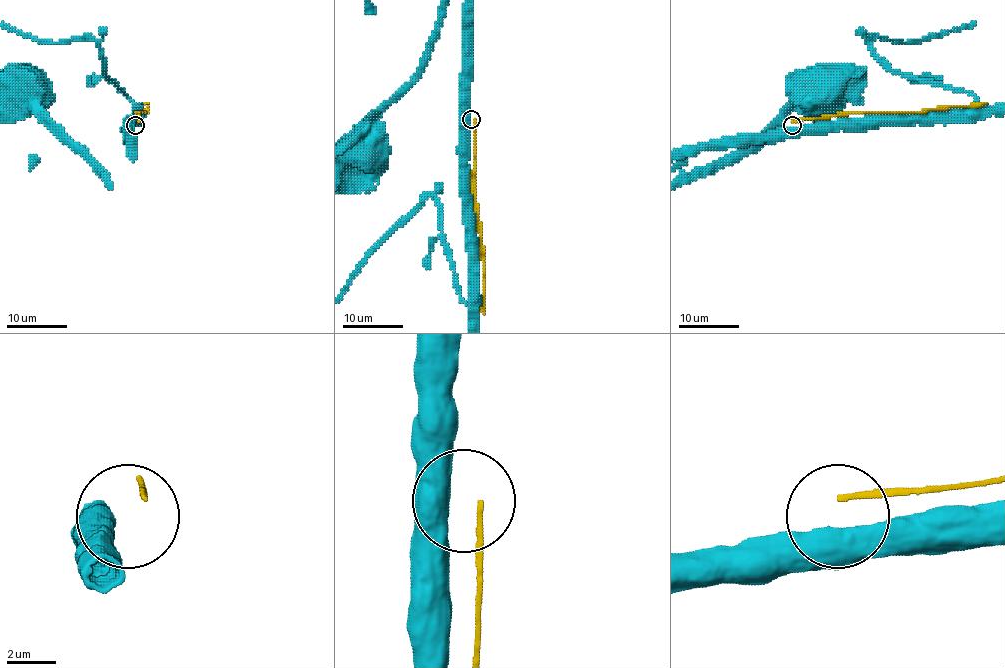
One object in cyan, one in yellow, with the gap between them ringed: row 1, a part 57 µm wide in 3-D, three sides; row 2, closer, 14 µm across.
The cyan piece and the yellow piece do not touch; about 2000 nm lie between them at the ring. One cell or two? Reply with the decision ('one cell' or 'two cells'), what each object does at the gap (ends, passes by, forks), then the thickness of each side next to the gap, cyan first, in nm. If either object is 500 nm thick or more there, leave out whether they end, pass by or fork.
two cells; 800 nm thick on the cyan side, 200 nm on the other

